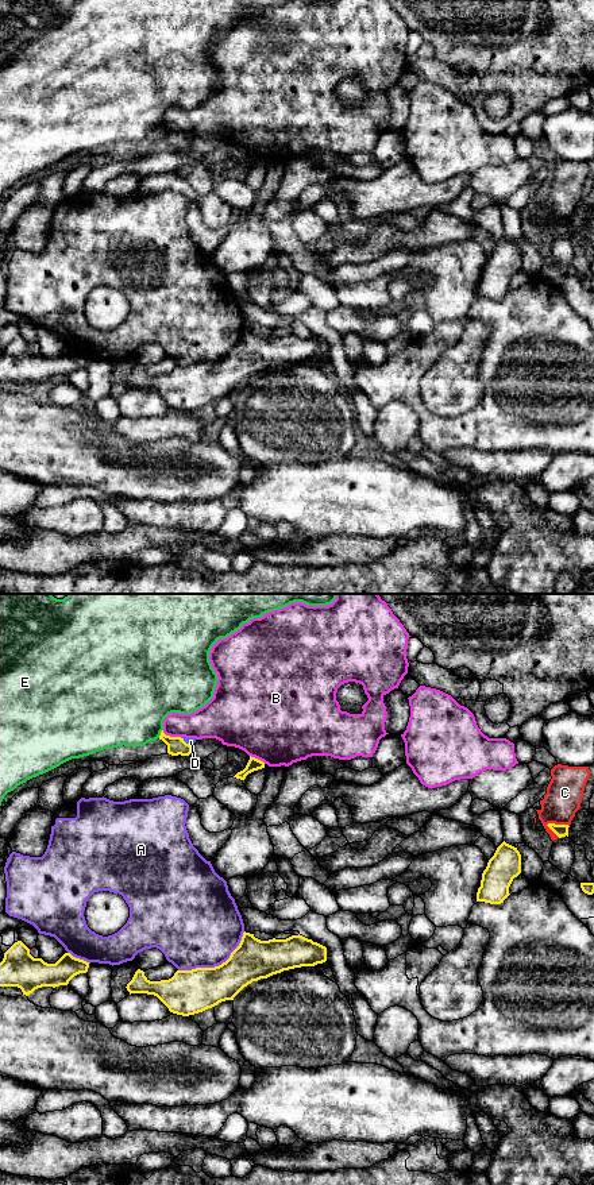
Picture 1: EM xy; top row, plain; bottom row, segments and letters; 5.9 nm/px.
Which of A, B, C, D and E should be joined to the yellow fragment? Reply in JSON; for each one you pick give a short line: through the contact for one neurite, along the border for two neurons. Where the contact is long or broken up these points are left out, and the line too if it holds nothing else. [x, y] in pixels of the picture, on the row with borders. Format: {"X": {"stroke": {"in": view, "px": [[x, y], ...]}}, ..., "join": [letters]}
{"join": []}

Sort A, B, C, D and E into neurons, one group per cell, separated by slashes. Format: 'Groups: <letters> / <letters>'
Groups: A / B D / C / E

